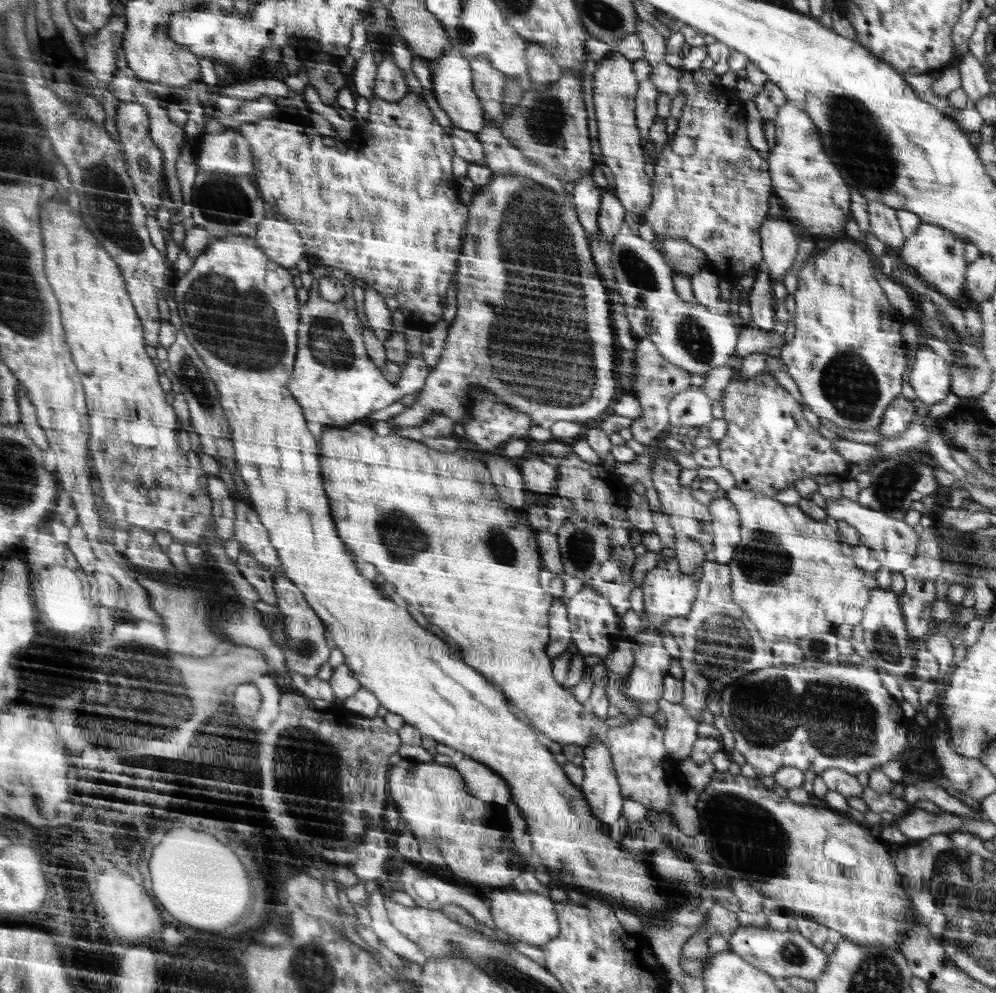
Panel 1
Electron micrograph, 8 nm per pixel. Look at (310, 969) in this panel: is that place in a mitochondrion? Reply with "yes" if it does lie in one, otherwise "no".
yes

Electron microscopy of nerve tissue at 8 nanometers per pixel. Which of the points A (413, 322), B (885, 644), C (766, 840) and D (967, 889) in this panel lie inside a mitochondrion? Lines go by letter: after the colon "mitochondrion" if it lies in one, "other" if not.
A: other
B: mitochondrion
C: mitochondrion
D: mitochondrion

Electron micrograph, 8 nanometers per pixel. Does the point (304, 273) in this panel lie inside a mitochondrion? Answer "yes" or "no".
no

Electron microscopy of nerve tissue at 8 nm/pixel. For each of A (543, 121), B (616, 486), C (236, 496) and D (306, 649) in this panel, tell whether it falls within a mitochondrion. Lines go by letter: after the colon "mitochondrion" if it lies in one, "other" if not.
A: mitochondrion
B: other
C: other
D: mitochondrion

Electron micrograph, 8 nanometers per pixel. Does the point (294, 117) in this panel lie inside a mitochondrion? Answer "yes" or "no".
no

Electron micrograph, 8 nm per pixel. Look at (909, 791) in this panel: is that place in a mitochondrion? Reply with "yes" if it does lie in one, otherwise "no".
no

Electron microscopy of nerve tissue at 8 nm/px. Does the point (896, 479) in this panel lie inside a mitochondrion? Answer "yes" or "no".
yes

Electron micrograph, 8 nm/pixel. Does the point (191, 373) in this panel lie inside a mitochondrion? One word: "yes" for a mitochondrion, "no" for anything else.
yes

